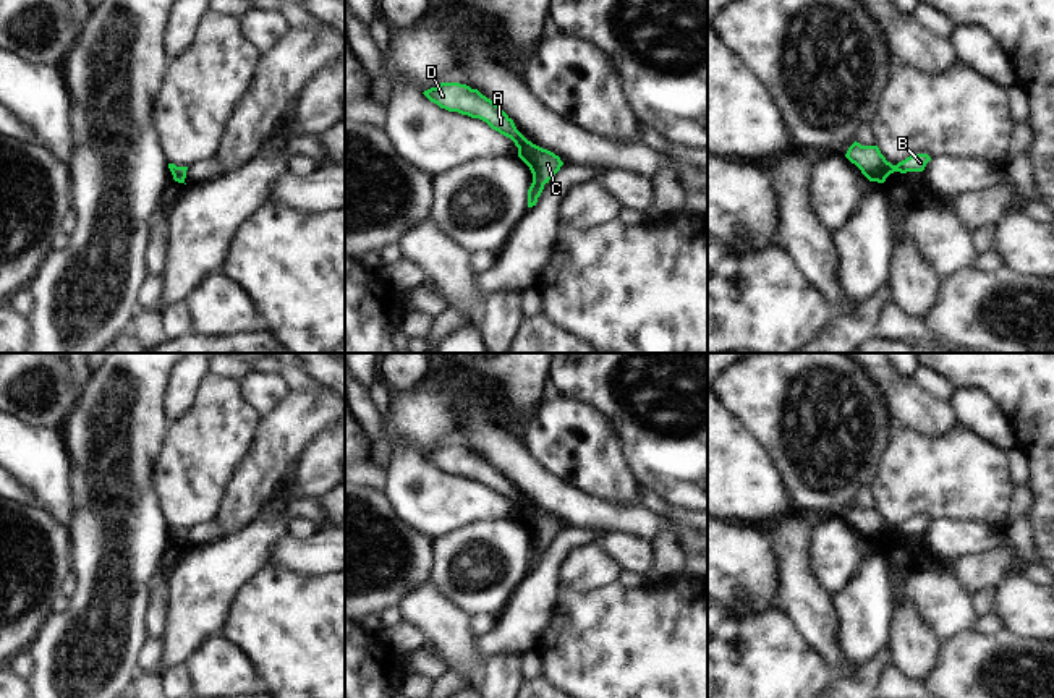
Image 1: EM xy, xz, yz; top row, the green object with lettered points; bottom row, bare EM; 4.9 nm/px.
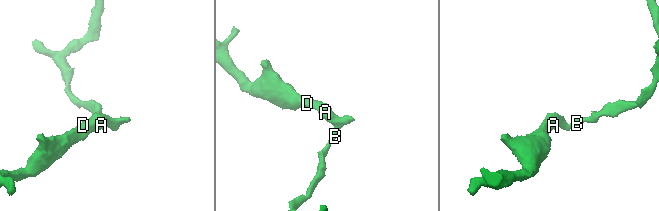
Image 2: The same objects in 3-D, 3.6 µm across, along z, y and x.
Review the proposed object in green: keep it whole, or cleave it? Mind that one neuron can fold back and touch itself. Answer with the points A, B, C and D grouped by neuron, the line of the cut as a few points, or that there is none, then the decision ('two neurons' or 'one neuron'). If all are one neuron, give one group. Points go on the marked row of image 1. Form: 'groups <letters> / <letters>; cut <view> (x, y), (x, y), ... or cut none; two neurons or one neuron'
groups A B C D; cut none; one neuron

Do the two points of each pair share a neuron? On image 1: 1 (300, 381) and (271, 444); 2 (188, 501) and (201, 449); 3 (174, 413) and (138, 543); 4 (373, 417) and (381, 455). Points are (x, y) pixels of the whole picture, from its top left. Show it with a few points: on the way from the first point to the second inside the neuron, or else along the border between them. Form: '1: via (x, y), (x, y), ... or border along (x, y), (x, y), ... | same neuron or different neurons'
1: border along (290, 389), (327, 392) | different neurons
2: via (193, 488), (196, 462) | same neuron
3: border along (165, 386), (165, 418), (170, 423) | different neurons
4: via (373, 426), (378, 446) | same neuron

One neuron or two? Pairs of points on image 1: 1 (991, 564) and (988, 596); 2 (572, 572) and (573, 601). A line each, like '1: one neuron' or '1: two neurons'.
1: two neurons
2: two neurons

